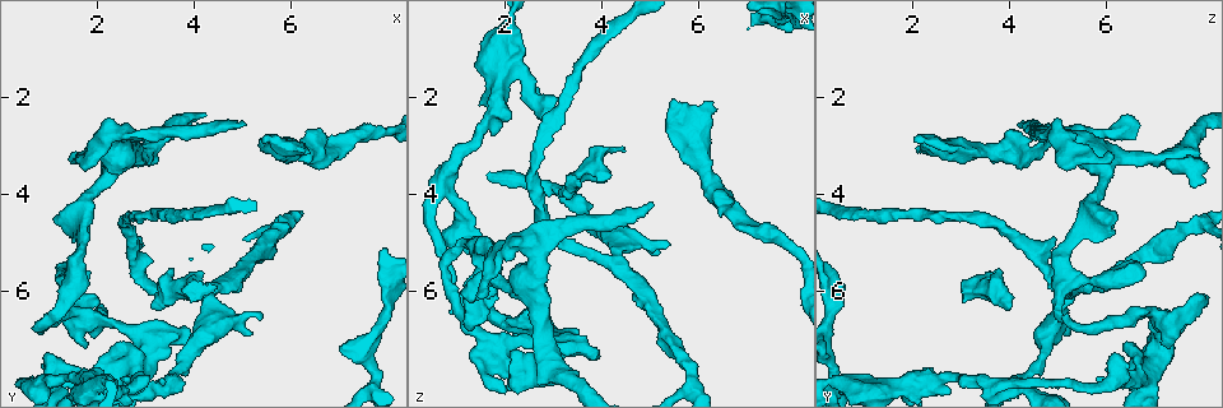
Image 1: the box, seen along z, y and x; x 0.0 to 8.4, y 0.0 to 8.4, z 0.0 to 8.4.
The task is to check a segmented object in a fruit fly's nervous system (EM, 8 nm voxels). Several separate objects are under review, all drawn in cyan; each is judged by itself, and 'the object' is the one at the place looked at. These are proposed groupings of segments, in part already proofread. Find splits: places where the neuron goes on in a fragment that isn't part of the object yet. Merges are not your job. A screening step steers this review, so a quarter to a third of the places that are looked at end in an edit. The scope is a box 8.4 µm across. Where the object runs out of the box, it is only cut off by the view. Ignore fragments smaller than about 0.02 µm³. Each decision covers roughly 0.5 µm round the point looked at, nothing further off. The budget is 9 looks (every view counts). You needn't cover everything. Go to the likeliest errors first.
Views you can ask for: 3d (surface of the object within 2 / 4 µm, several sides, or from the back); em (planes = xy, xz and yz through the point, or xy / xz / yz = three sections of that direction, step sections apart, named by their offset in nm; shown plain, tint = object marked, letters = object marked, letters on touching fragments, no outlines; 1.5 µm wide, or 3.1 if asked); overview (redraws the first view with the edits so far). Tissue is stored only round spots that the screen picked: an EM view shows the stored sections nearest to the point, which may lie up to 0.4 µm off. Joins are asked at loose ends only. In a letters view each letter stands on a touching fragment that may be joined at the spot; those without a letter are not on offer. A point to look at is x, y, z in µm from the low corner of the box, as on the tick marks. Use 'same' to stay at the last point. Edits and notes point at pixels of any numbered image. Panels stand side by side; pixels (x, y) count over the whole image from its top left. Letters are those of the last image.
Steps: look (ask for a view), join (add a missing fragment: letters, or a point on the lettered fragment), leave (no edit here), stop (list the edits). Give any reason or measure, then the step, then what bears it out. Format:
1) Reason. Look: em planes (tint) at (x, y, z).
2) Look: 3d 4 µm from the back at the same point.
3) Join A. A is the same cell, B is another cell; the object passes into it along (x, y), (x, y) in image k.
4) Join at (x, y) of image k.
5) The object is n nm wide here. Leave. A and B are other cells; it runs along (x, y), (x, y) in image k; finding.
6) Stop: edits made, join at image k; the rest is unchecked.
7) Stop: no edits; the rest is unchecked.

An open end. Look: em planes (letters) at (3.15, 6.40, 4.05).

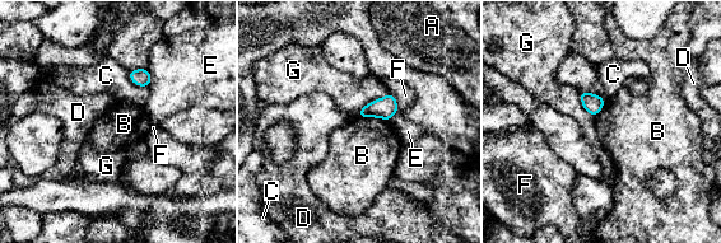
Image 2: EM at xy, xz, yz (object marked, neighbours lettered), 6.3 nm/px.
Leave. A, B, C, D, E, F and G are other cells; a border runs along (357, 115), (377, 116), (389, 121) in image 2; none of them fits.

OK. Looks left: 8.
An open end. Look: 3d 2 µm at (1.40, 4.30, 6.20).

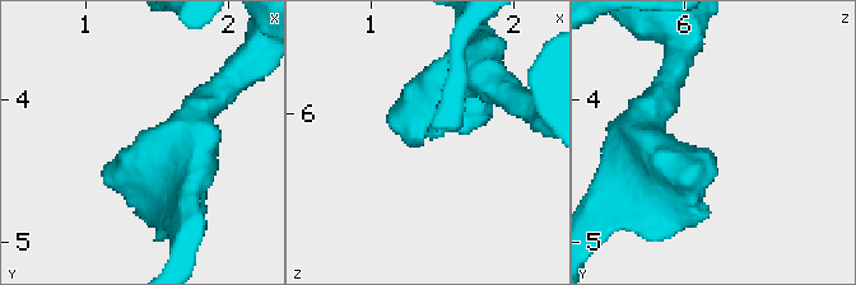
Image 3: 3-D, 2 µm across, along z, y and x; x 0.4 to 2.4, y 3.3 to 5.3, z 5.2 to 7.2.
Shape alone is not enough. Look: em planes (letters) at (1.36, 4.34, 6.16).

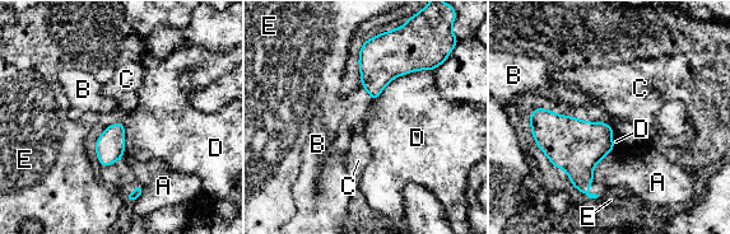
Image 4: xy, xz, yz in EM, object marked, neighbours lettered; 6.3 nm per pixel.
Leave. A, B, C, D and E are other cells; a border runs along (432, 69), (395, 76), (376, 101) in image 4; none of them fits.

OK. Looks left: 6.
An open end. Look: em xz step 8 (tint) at (1.80, 7.15, 7.30).

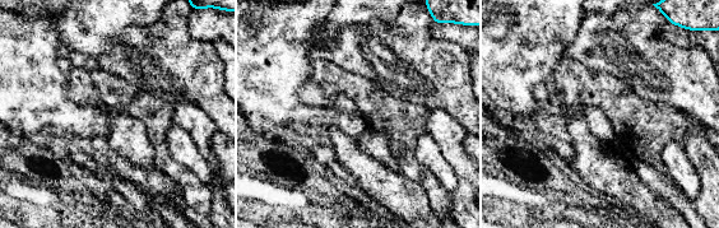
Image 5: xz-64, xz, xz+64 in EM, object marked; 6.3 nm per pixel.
Another direction. Look: em planes (letters) at the same point.

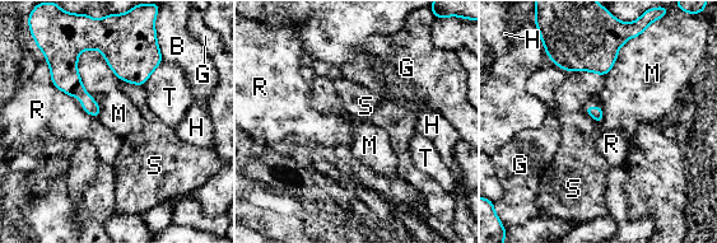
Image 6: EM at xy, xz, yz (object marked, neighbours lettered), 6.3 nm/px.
Leave. B, G, H, M, R, S and T are other cells; a border runs along (78, 55), (98, 50), (120, 80) in image 6; no lettered fragment goes on from it.

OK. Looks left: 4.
Branch stops here. Look: 3d 2 µm at (2.55, 7.75, 5.75).

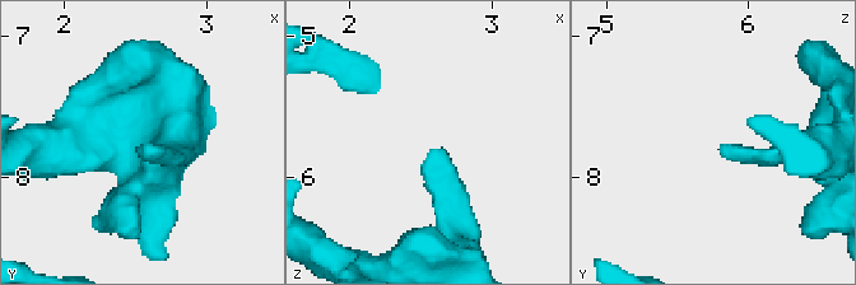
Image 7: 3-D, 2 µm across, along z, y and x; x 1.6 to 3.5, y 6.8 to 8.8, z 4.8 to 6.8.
Look: em planes (letters) at (2.56, 7.80, 5.80).

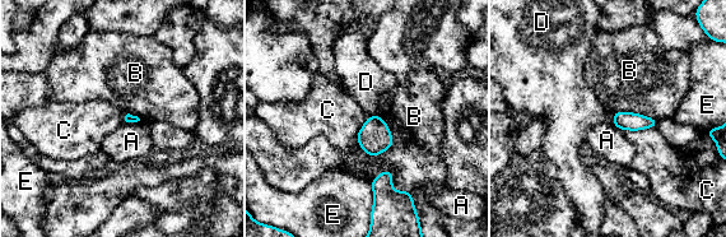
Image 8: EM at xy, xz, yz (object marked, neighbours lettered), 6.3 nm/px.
Leave. A, B, C, D and E are other cells; a border runs along (655, 126), (620, 130) in image 8; no lettered fragment goes on from it.

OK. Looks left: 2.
Stop: no edits; the rest is unchecked.

